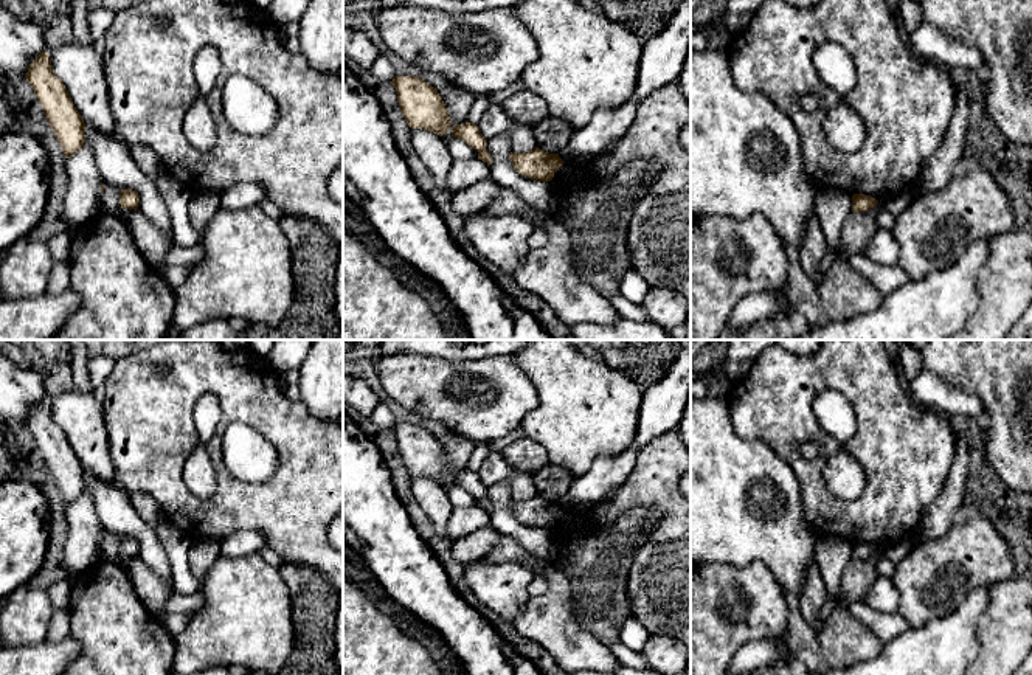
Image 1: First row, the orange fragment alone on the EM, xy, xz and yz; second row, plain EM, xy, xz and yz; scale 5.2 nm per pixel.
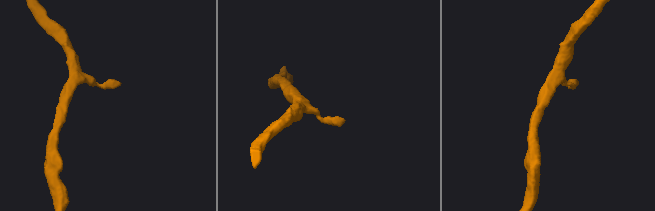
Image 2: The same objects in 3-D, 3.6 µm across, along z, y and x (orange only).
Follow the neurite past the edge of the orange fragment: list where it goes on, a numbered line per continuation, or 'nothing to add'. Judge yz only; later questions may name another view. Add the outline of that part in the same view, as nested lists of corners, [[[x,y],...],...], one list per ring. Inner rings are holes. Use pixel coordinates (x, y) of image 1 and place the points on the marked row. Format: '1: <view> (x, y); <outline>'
nothing to add

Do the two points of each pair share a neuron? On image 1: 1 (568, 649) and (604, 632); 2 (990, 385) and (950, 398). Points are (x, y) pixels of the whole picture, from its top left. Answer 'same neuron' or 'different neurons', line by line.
1: different neurons
2: different neurons

